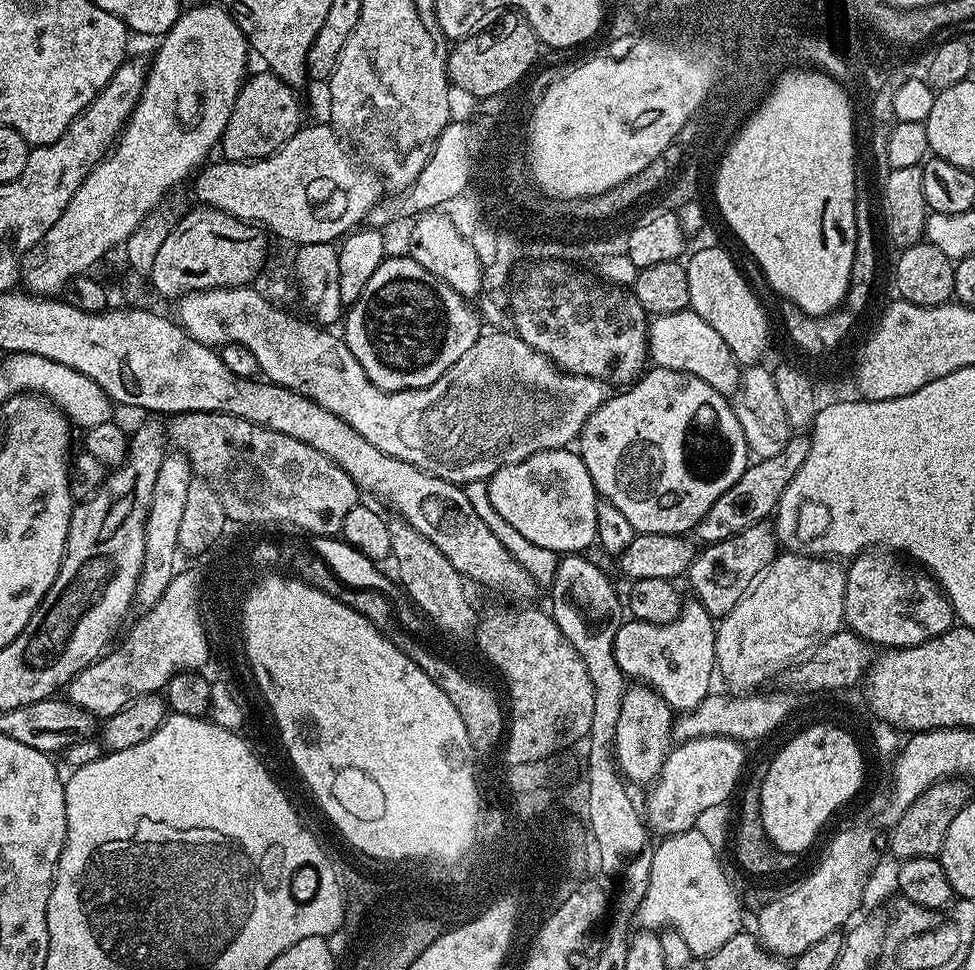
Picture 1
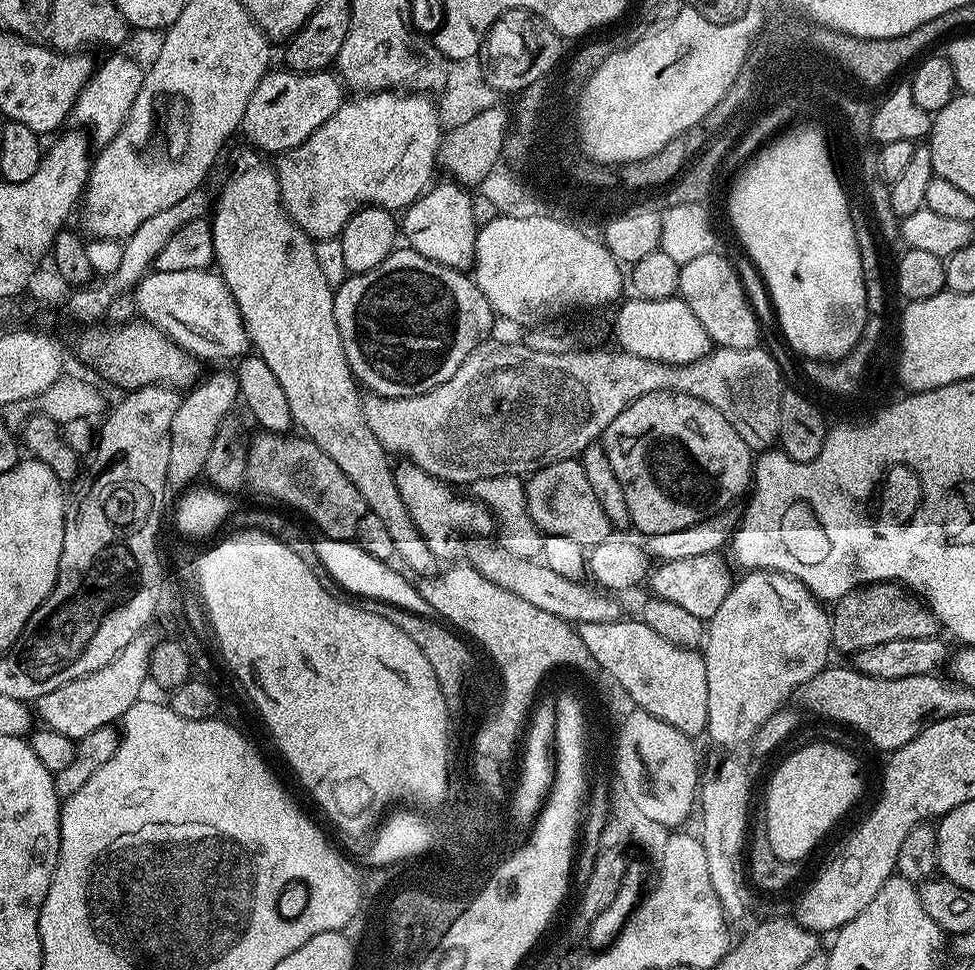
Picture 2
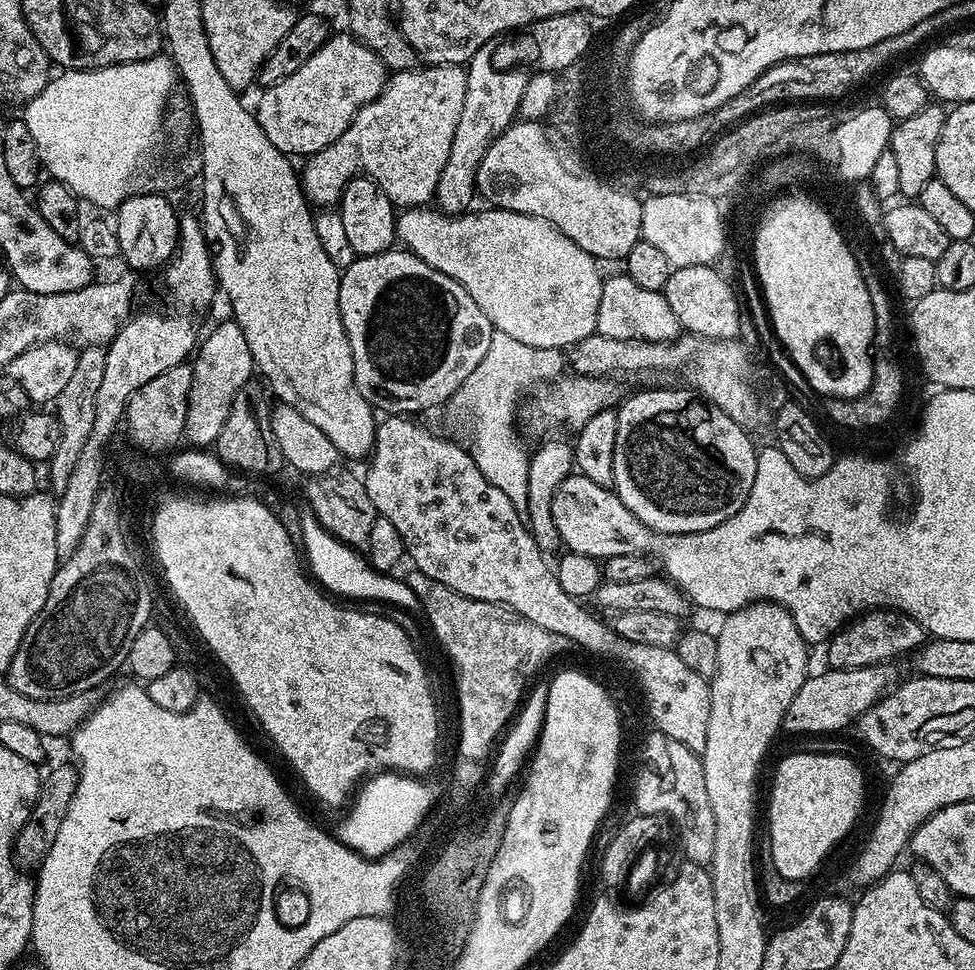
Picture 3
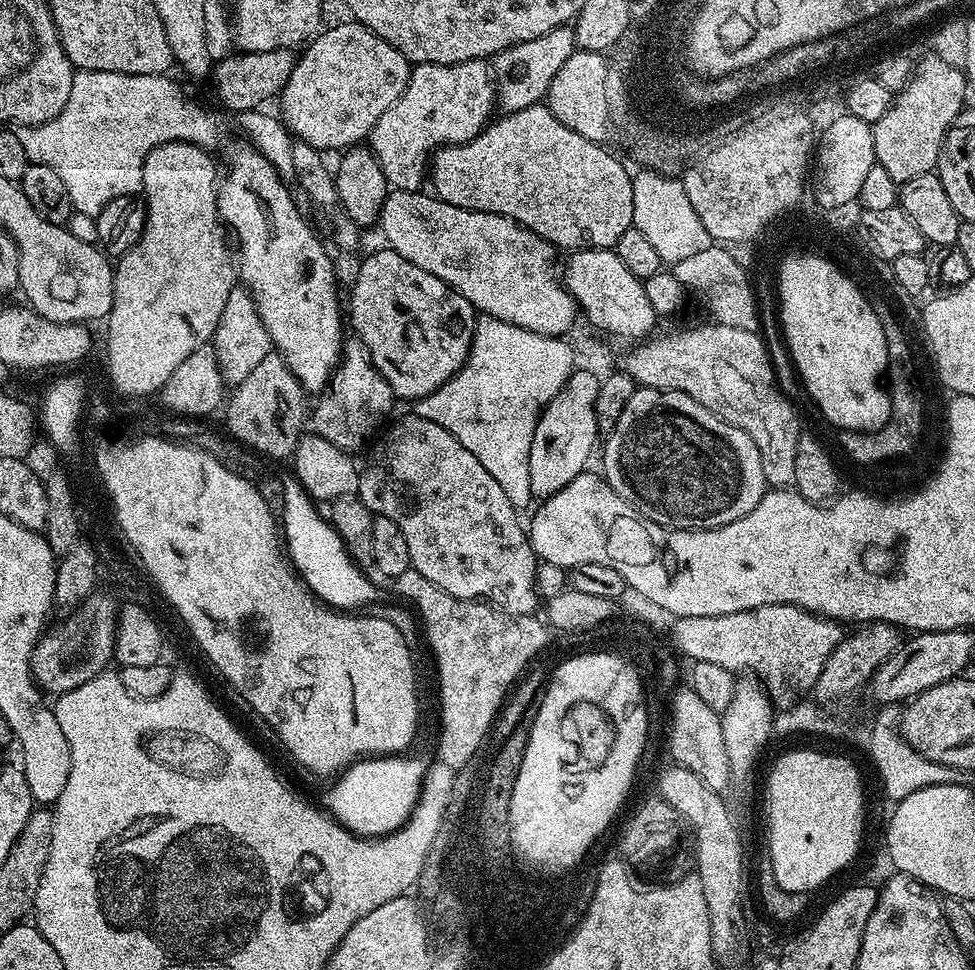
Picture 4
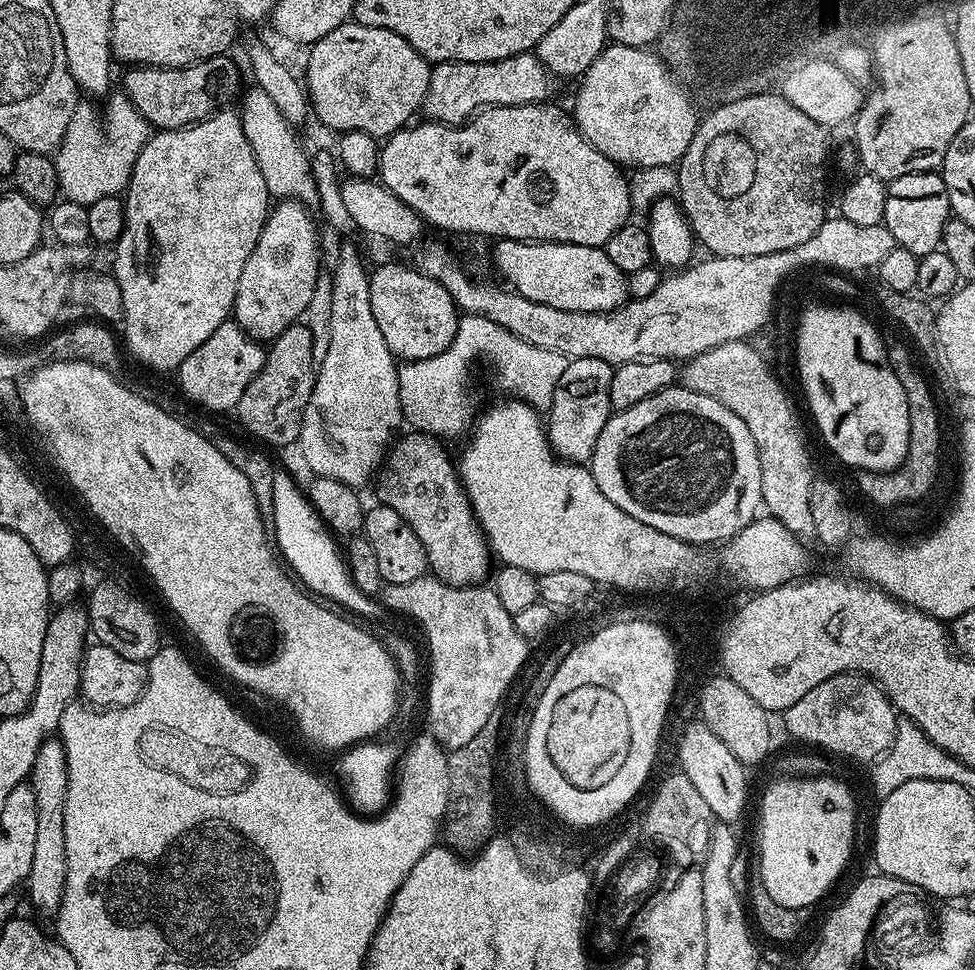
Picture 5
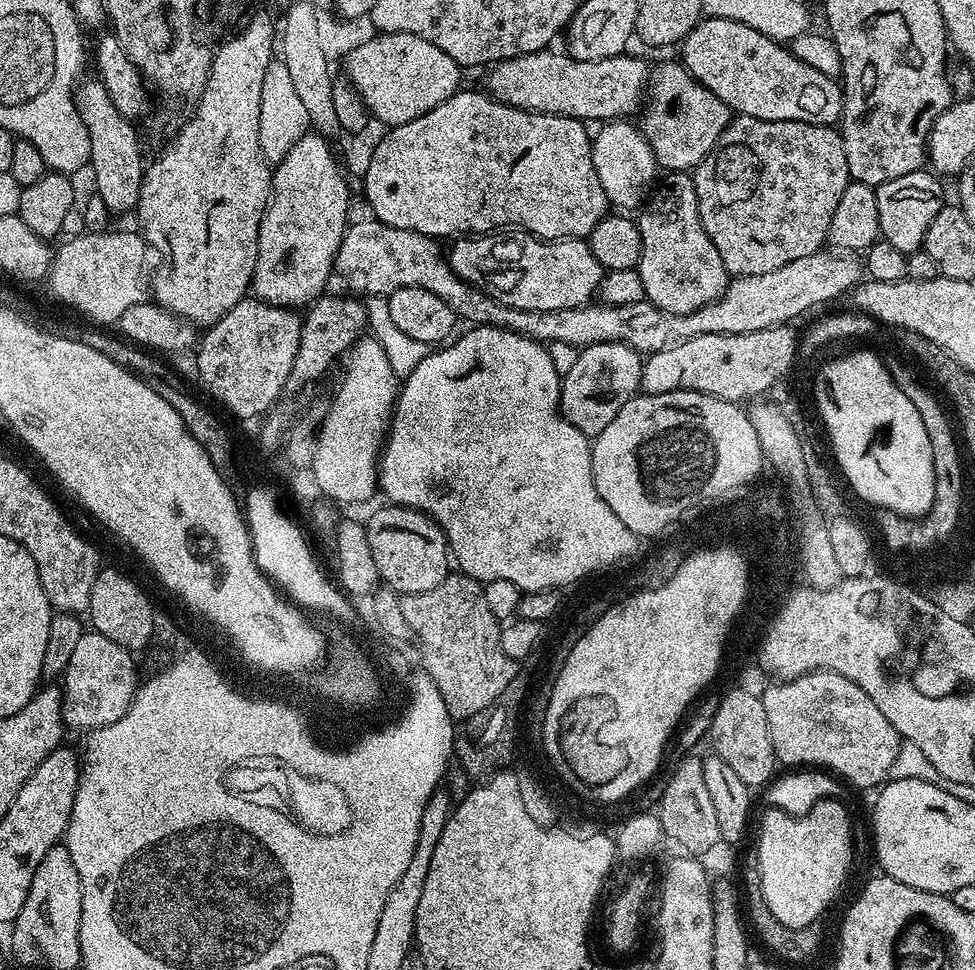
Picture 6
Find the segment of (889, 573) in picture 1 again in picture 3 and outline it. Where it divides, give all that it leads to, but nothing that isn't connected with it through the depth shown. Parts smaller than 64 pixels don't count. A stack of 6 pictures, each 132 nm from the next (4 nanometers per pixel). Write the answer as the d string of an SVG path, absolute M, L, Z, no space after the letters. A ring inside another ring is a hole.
M877 608L855 617L839 632L832 633L826 644L826 649L828 648L826 664L828 668L864 668L867 664L892 662L897 659L895 656L900 656L903 652L915 653L916 649L925 643L925 640L924 628L914 618L910 618L905 612L897 612L895 608Z

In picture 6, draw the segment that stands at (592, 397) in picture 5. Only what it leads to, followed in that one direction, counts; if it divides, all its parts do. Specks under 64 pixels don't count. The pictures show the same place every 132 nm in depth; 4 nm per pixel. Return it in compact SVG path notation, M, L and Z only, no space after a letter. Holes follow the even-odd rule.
M602 342L579 349L577 361L560 381L560 413L582 434L595 438L614 422L614 414L640 392L640 379L644 369L641 353L628 344Z

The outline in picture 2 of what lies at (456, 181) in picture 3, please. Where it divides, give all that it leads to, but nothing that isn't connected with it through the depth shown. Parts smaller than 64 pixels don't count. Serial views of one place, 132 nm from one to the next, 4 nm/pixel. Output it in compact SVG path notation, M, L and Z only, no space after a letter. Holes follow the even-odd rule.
M433 183L423 196L402 212L402 236L407 247L414 249L422 258L430 258L442 266L468 270L473 267L476 255L478 225L471 212L472 196L463 184Z

